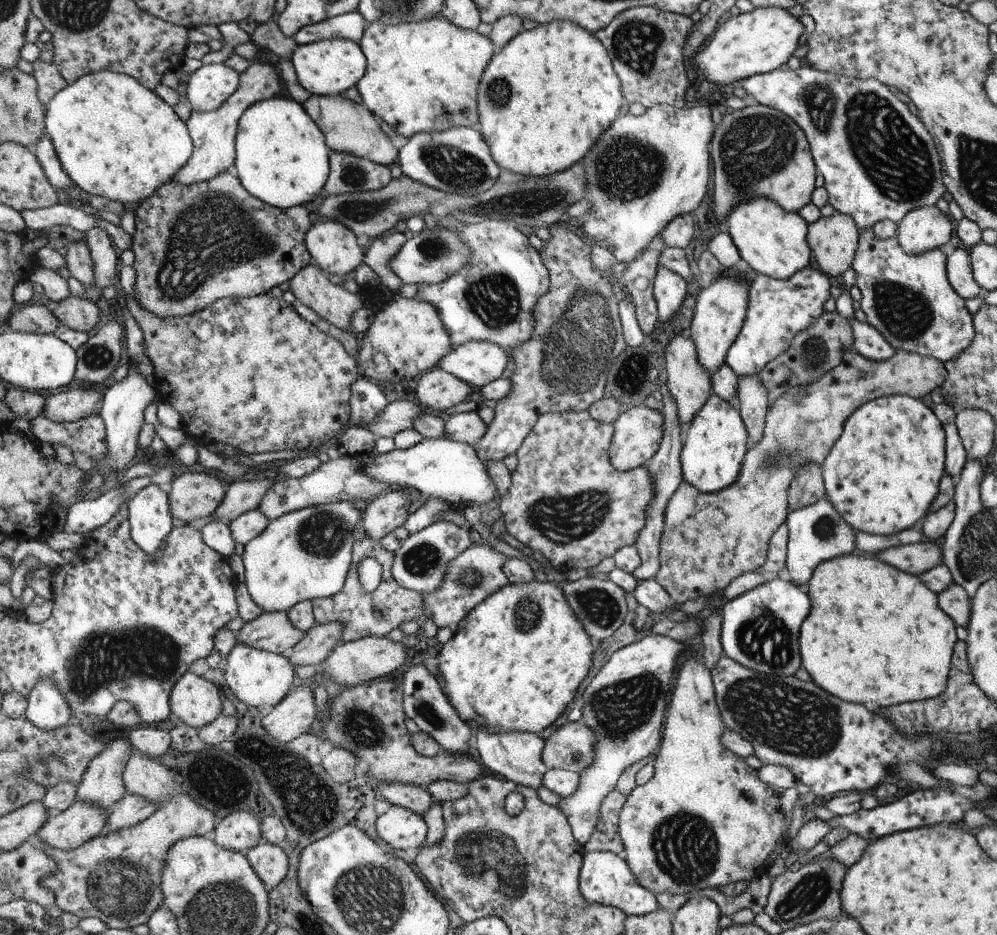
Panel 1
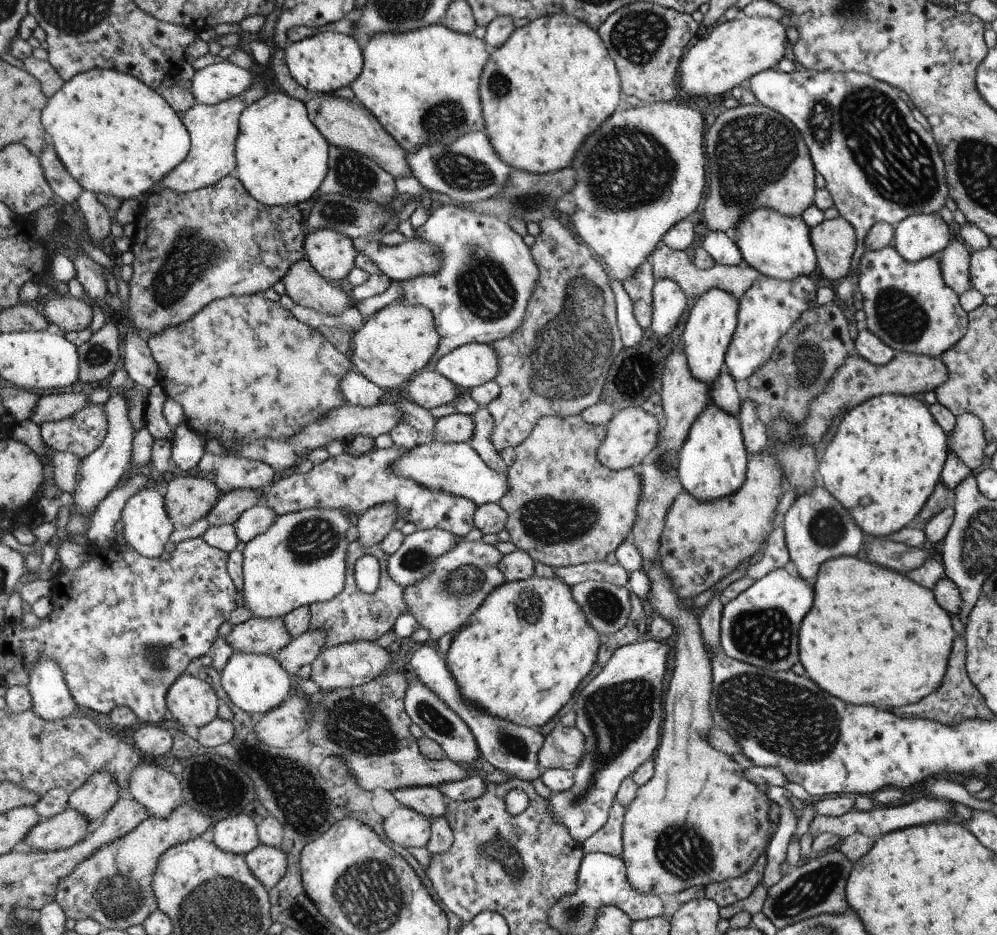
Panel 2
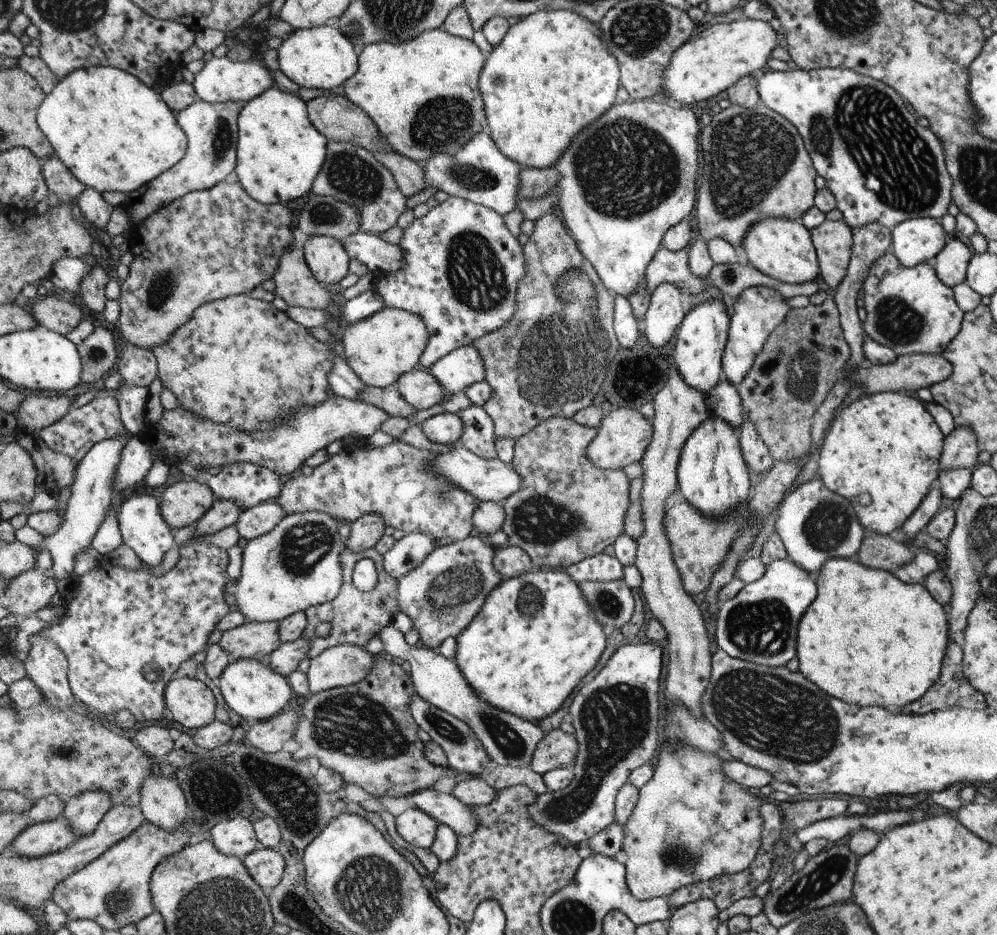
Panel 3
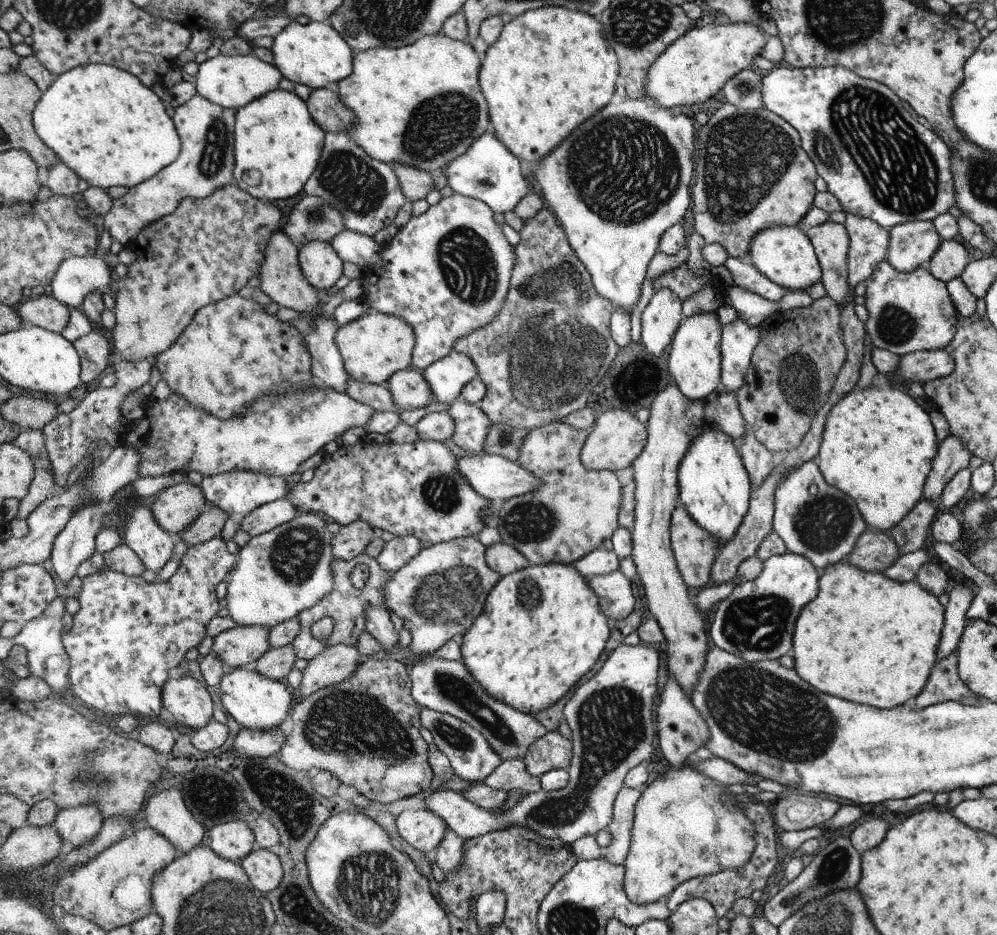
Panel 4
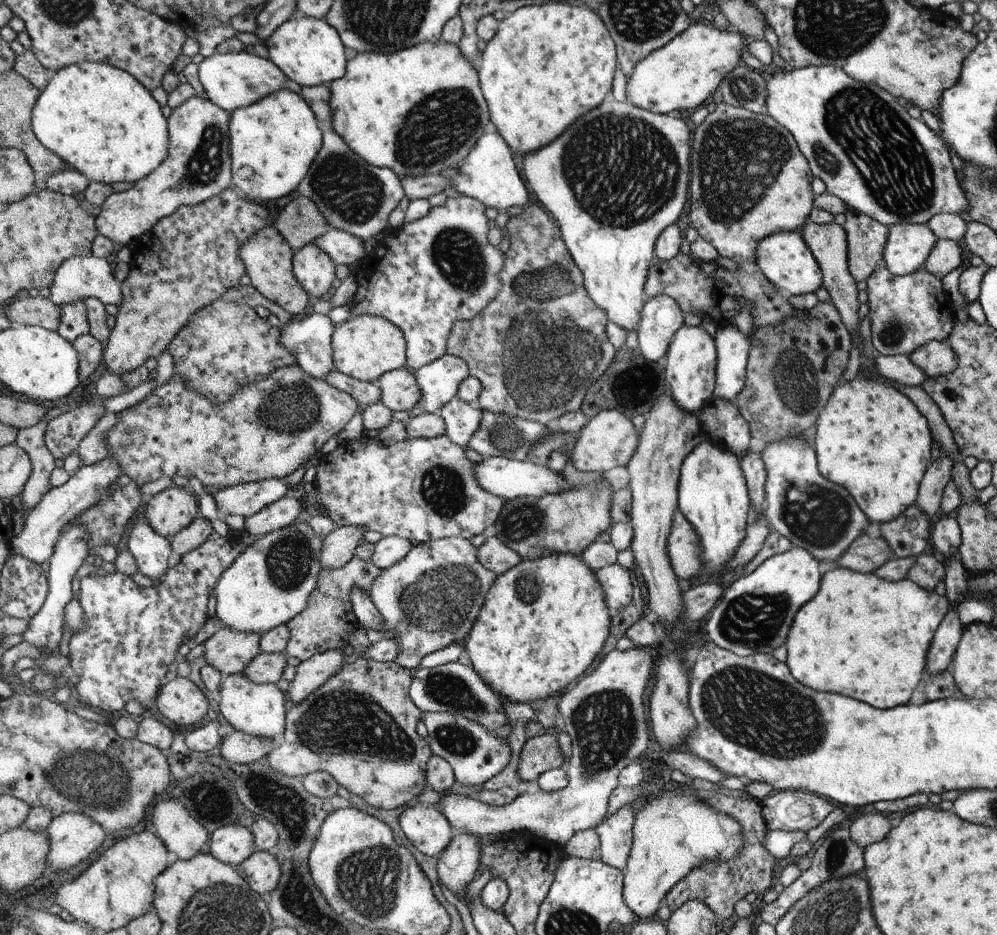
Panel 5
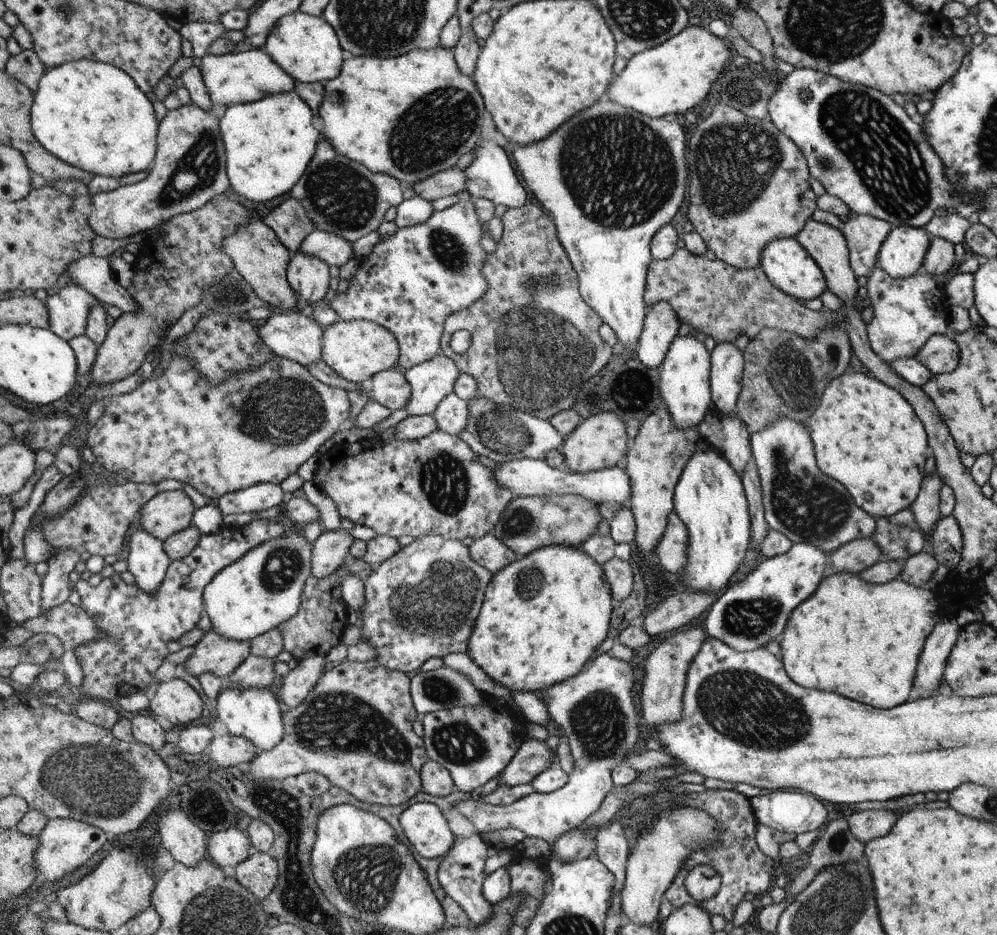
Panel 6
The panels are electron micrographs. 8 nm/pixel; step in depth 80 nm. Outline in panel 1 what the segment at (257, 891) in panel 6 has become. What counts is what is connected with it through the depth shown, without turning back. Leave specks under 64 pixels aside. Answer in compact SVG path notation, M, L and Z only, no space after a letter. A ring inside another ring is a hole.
M262 841L248 851L247 859L269 889L278 886L288 874L287 851L268 841Z

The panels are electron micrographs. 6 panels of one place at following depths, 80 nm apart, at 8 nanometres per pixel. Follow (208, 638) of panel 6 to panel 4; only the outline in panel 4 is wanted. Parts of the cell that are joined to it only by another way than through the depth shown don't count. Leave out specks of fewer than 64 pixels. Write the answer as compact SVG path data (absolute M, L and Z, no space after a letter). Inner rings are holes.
M238 625L218 633L213 639L212 651L223 660L227 670L252 667L262 655L272 650L270 628L262 625Z

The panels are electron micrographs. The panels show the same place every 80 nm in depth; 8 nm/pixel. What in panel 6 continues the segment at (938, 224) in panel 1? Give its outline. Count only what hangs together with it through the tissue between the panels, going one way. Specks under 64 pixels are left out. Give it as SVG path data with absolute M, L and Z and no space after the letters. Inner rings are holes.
M893 226L878 250L876 264L897 279L915 275L930 243L923 227Z

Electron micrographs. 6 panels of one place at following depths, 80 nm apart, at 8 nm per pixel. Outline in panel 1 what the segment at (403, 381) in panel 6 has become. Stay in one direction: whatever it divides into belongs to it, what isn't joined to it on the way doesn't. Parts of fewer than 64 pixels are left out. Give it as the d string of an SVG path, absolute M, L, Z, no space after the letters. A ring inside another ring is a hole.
M438 366L423 373L416 386L421 404L439 411L475 398L472 392L471 384Z

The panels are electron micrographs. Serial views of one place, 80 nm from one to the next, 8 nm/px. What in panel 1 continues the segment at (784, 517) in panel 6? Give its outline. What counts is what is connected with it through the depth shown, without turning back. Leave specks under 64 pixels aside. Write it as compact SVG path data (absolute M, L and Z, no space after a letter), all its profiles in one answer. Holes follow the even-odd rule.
M828 496L806 508L790 511L786 526L789 530L789 537L783 574L800 588L806 587L814 572L818 570L819 564L854 552L856 530L843 519L843 516L828 500Z

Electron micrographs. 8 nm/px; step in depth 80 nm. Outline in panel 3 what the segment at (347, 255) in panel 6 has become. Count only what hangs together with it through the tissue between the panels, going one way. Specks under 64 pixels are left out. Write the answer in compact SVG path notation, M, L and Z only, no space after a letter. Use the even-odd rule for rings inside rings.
M360 230L342 242L352 258L363 262L374 273L392 275L405 265L404 249L398 243L386 242L380 235Z

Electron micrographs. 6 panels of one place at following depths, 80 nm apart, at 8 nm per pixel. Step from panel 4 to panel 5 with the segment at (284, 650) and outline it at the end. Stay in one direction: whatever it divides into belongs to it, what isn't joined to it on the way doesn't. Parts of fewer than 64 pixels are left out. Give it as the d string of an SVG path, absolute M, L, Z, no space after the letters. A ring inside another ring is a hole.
M261 652L258 656L255 656L242 673L258 684L277 683L282 678L284 668L288 665L286 655L286 652Z

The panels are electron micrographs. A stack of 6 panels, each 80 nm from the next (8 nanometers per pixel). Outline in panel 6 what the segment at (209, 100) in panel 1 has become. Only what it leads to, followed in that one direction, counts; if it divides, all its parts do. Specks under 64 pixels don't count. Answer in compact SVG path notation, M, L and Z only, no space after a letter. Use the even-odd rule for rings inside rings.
M263 48L231 52L225 55L206 54L201 57L199 71L208 89L215 108L219 111L242 103L253 103L276 93L295 90L295 79L288 76L283 68Z

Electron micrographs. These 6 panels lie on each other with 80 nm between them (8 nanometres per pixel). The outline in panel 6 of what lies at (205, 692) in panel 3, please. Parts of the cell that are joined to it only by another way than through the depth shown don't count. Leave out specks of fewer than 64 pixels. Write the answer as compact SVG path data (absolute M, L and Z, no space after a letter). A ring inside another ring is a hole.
M174 677L156 686L149 699L149 707L156 716L164 716L173 726L188 726L202 714L202 702L198 691L184 679Z

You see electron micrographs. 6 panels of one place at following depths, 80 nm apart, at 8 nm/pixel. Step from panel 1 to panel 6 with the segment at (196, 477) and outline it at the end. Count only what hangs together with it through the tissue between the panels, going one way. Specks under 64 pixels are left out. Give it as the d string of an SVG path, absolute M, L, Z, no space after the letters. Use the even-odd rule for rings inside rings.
M182 489L160 492L140 512L140 527L165 541L191 526L195 510L192 500Z

